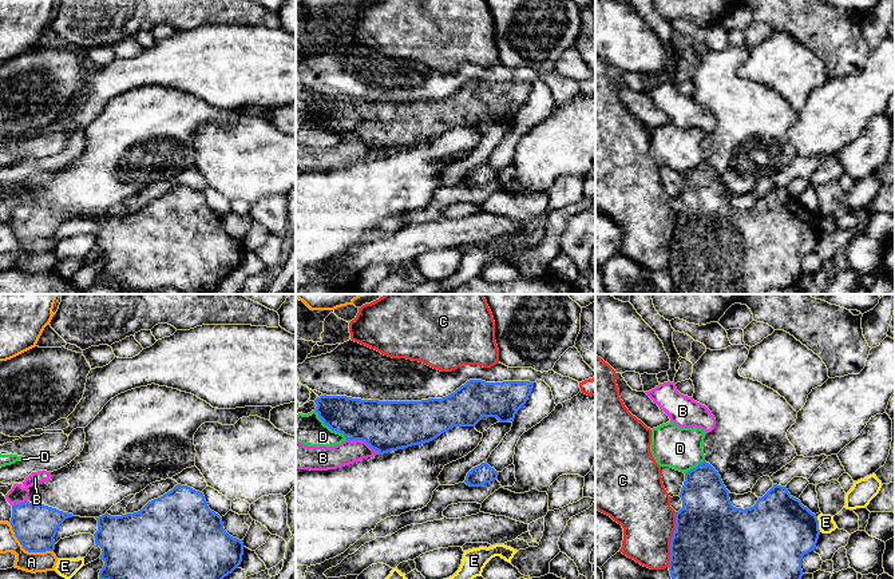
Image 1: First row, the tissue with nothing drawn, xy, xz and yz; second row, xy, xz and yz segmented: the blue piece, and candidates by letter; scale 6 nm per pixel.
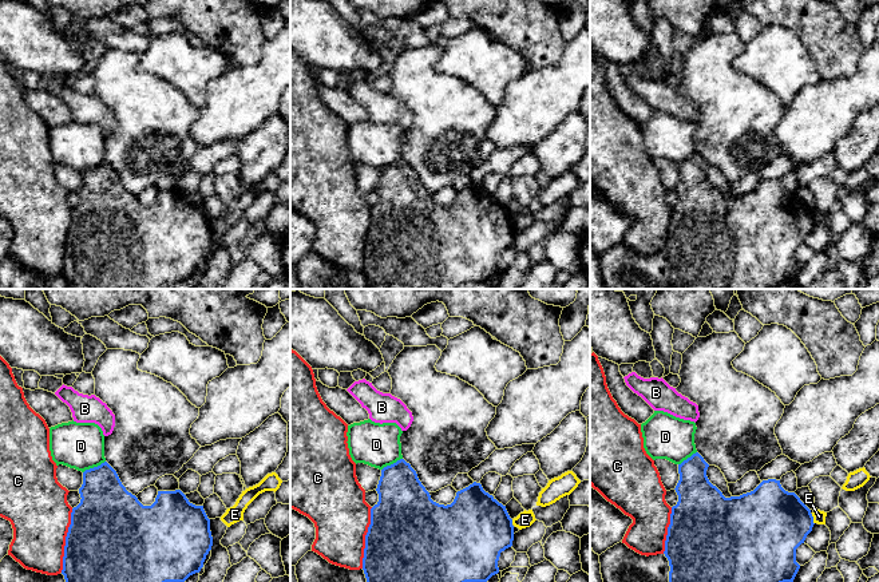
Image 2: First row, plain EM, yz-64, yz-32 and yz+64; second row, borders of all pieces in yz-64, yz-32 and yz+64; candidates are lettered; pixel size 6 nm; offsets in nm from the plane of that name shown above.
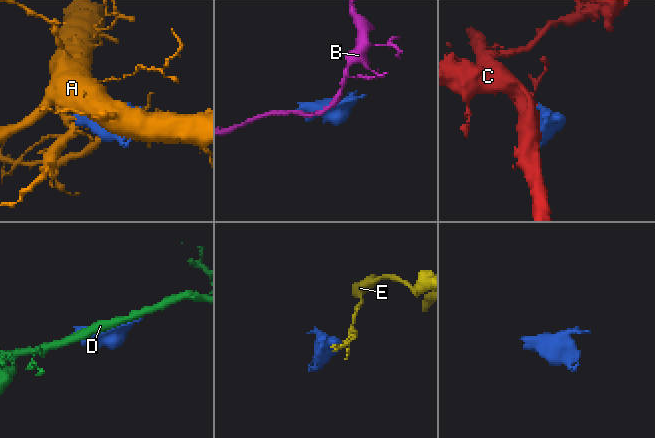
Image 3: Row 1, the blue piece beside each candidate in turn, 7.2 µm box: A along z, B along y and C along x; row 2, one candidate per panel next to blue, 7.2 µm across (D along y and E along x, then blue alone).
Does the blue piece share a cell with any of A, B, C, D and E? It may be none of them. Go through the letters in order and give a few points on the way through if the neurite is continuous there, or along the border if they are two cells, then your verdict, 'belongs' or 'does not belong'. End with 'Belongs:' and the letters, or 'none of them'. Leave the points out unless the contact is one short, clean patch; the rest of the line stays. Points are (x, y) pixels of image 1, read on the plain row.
A: does not belong
B: does not belong
C: does not belong
D: does not belong
E: border yz (816, 218), (820, 232); does not belong
Belongs: none of them

